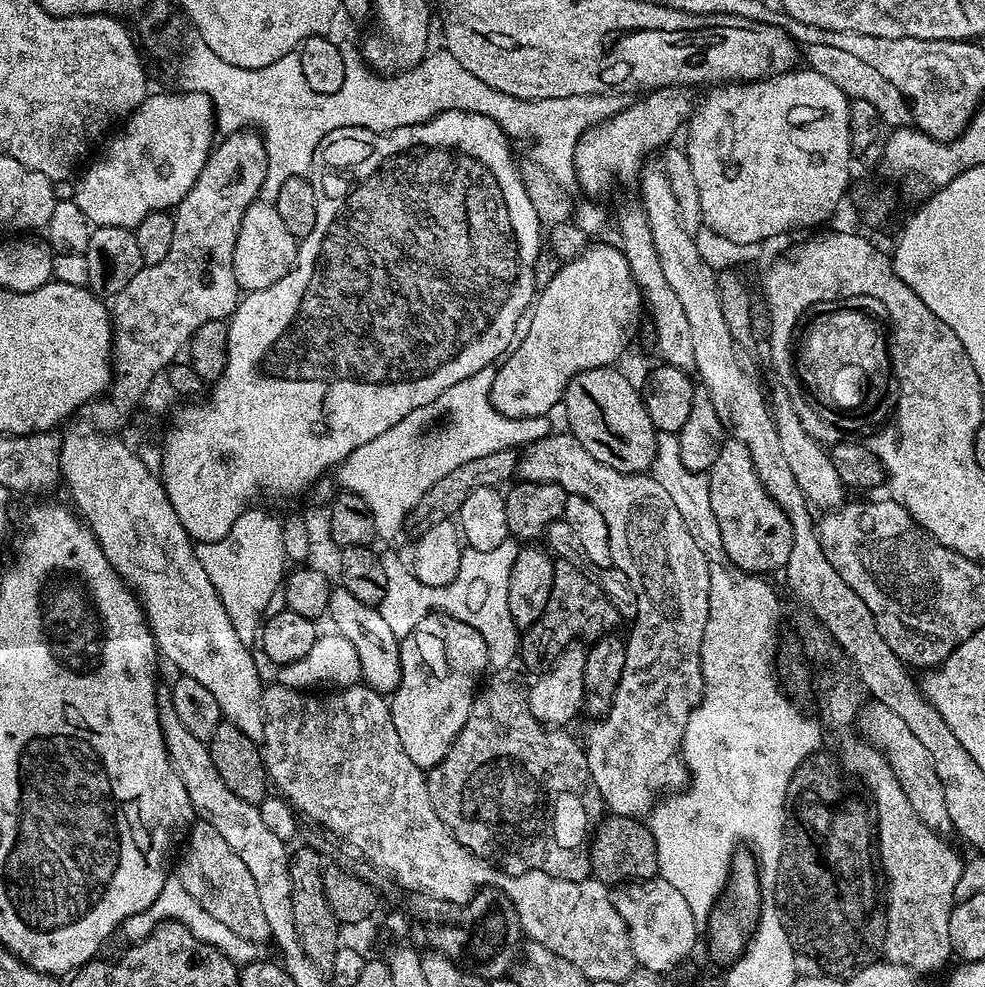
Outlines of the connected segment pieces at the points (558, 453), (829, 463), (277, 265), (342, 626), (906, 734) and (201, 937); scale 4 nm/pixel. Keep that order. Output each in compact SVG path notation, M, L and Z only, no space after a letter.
M564 430L557 436L549 434L540 440L533 440L523 452L518 460L520 480L557 484L571 495L594 502L598 514L602 514L606 522L611 567L622 570L622 574L630 578L630 586L636 595L636 614L631 621L632 633L626 636L626 666L622 666L622 678L612 695L611 706L599 722L593 723L596 725L589 730L588 741L585 739L582 747L594 786L598 786L604 799L605 809L614 816L640 818L652 811L661 794L683 789L690 779L680 743L686 722L700 704L700 696L704 692L700 651L702 634L710 614L708 563L704 552L698 550L698 542L690 538L690 530L686 530L686 522L682 522L682 514L678 514L670 494L658 486L651 474L614 470L614 466L598 462L598 458L593 458L582 442Z
M776 388L772 392L772 396L770 392L770 413L778 430L778 439L786 463L790 465L794 479L798 481L798 487L802 489L802 494L808 499L809 505L816 510L831 510L841 507L846 500L844 497L846 489L842 478L838 478L838 470L834 470L834 462L826 451L825 445L819 440L820 445L808 433L807 426L800 421L800 412L796 409L796 404L786 389Z
M257 202L244 209L242 226L234 242L234 278L241 293L257 292L274 286L296 262L297 237L286 230L275 203Z
M336 586L328 593L326 616L327 619L332 619L332 624L336 627L333 629L344 636L350 646L354 646L363 683L381 694L391 694L400 680L400 642L382 618L379 607L363 605L350 591Z
M875 702L865 703L860 708L859 724L859 735L864 741L873 744L884 753L884 758L890 770L894 770L894 778L898 778L898 786L902 786L902 794L906 794L906 799L910 801L914 814L918 814L920 821L930 831L937 834L951 833L953 827L948 811L944 809L944 791L938 774L934 770L934 762L930 754L926 754L926 746L922 746L922 742L918 742L918 737L911 732L910 726L906 726L906 722L902 722L902 718L898 718L898 714L890 710L890 706L882 706Z
M170 878L164 883L162 894L158 894L158 898L154 898L154 902L150 902L150 906L146 906L146 910L142 910L138 914L130 914L130 918L124 920L122 931L125 938L130 942L145 940L157 926L166 923L167 920L178 922L190 934L194 934L194 938L198 938L198 942L206 942L210 946L214 946L237 966L249 964L258 958L258 952L256 952L258 944L256 942L248 941L246 938L242 938L241 935L234 934L225 923L218 922L209 911L204 910L182 888L182 882L177 878Z

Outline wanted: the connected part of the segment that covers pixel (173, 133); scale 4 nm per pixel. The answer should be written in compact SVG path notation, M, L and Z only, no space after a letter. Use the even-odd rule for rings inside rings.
M177 90L155 92L145 96L144 101L128 113L119 125L120 133L101 150L100 157L84 173L79 173L81 176L76 184L74 199L82 214L86 214L94 226L135 229L146 214L175 209L186 194L190 194L190 186L198 182L198 174L202 174L202 166L206 166L208 155L212 153L218 136L212 99L204 92L187 93L185 96Z

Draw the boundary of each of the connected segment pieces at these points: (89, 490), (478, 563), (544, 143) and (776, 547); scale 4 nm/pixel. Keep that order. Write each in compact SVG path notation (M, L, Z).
M83 423L70 429L60 440L60 475L63 483L68 483L75 511L96 535L110 566L114 566L124 583L136 593L148 629L156 639L159 655L164 655L177 668L180 676L189 676L194 678L194 682L202 682L202 686L214 694L214 702L218 702L221 717L227 723L238 726L238 730L242 730L242 734L251 740L259 741L263 734L264 701L261 696L265 685L260 684L256 660L248 653L249 645L244 644L238 634L234 634L234 626L230 626L226 608L222 606L210 578L206 578L206 570L202 570L196 558L194 541L182 526L161 477L146 470L139 455L135 451L131 452L119 440L119 435L105 434L93 428L91 423Z
M509 538L502 542L494 550L476 550L465 547L460 554L458 562L458 574L454 574L454 582L448 585L452 587L452 600L444 596L444 611L455 613L456 616L464 617L464 622L471 621L482 634L482 642L486 642L488 651L488 663L493 669L508 670L515 665L518 660L518 649L520 647L520 636L518 629L510 618L510 602L506 602L506 594L510 590L510 566L514 566L514 558L518 551L518 544L515 539Z
M475 76L470 78L470 80L466 80L466 88L462 88L462 98L450 98L450 102L446 102L448 106L454 107L455 111L480 113L484 117L490 118L508 135L509 139L528 138L534 142L538 142L538 147L533 150L533 155L531 154L533 161L550 172L556 182L567 192L573 191L577 187L574 150L576 149L577 142L580 140L581 134L588 127L600 124L606 118L620 113L621 110L628 107L629 103L629 97L625 93L570 95L563 98L520 99L513 95L505 94L505 92L500 90L495 90L494 87L487 85L486 82L482 82L480 78L476 78Z
M725 439L714 466L706 475L710 486L710 507L714 510L714 518L718 518L722 546L730 562L757 574L787 569L790 550L794 546L790 518L786 518L782 506L778 506L778 502L774 502L762 486L750 458L750 450L746 450L742 442Z

